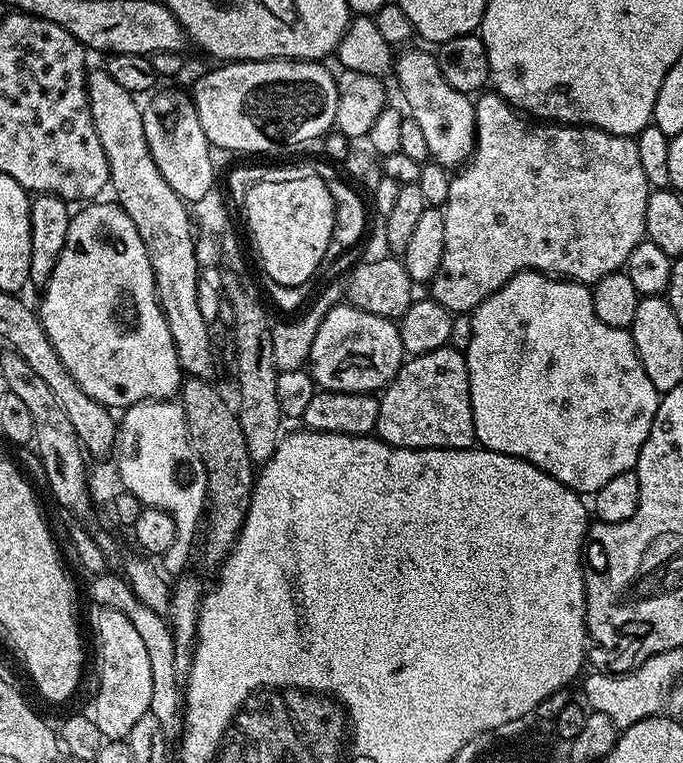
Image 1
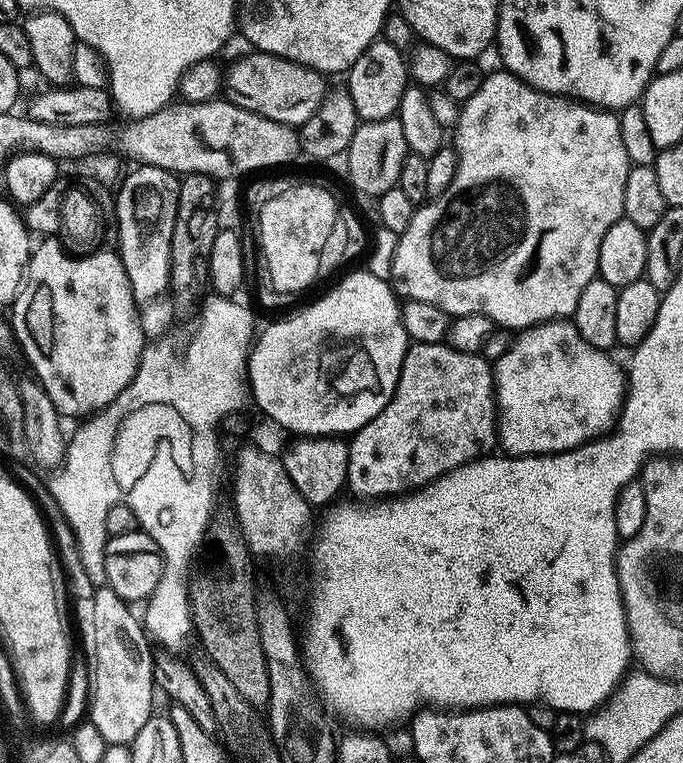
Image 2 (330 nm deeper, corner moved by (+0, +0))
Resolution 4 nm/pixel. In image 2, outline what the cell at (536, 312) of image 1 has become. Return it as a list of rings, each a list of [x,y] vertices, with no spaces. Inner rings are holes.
[[[549,320],[546,324],[537,324],[535,328],[523,329],[513,339],[512,347],[506,354],[502,354],[500,360],[494,364],[494,379],[496,381],[496,403],[498,405],[498,444],[507,455],[510,456],[547,456],[558,452],[568,452],[580,444],[586,444],[589,440],[595,440],[597,436],[607,433],[615,425],[618,413],[622,407],[622,401],[626,395],[626,372],[611,360],[609,353],[603,348],[590,346],[586,338],[576,329],[575,323],[563,320]]]

